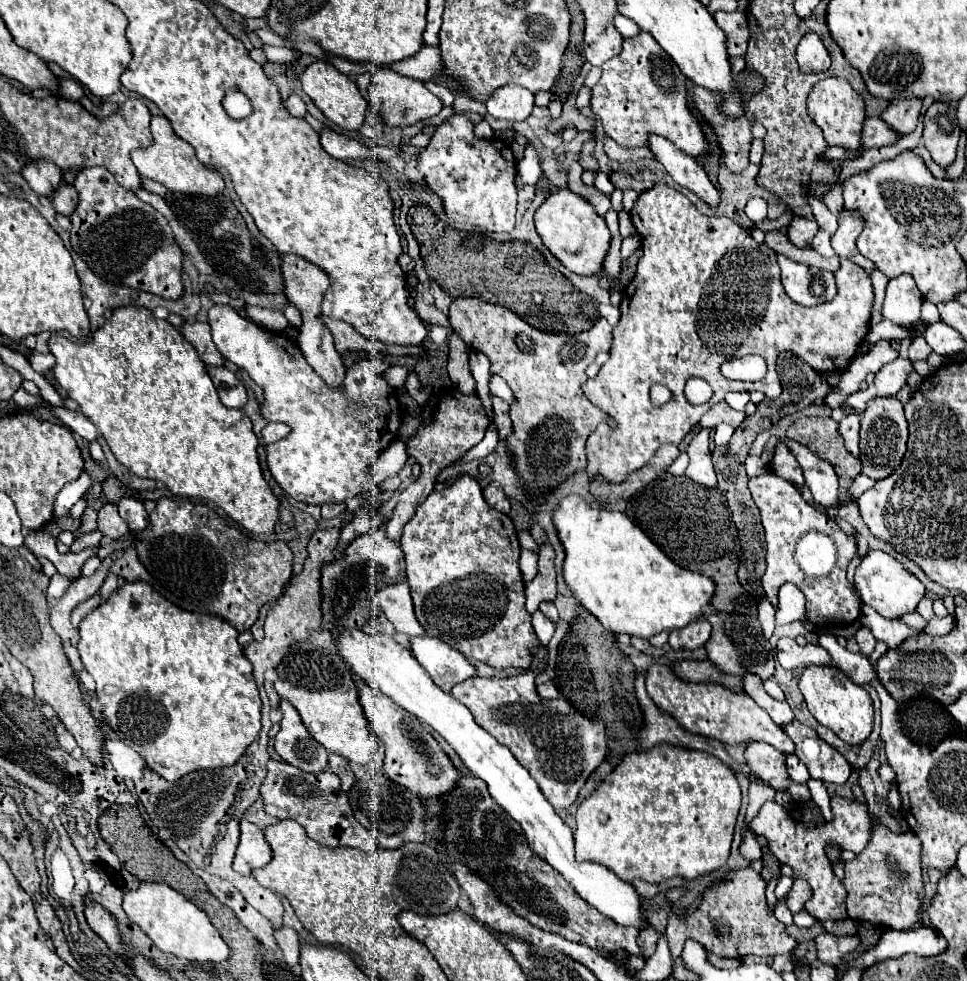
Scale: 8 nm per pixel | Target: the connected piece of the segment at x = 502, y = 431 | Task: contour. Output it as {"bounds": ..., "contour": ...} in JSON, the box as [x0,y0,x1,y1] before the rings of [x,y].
{"bounds":[492,396,512,440],"contour":[[[492,396],[492,410],[494,410],[494,426],[498,430],[500,440],[506,440],[508,434],[512,434],[512,420],[508,414],[508,404],[504,400],[500,400],[498,396]]]}

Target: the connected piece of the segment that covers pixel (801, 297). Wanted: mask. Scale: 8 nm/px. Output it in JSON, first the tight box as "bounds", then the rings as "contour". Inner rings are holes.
{"bounds":[778,256,836,306],"contour":[[[778,256],[778,264],[782,270],[782,286],[786,294],[802,306],[818,306],[828,300],[828,294],[836,294],[834,274],[830,272],[814,272],[814,268],[792,262],[786,256]],[[816,282],[824,282],[824,292],[814,292]]]}

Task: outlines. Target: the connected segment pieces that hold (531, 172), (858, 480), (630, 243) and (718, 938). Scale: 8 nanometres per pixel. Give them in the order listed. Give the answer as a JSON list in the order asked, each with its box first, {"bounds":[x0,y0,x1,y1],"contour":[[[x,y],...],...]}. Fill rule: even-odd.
[{"bounds":[516,142,542,184],"contour":[[[526,142],[524,146],[524,158],[518,162],[516,170],[522,174],[522,182],[524,184],[536,184],[542,170],[540,170],[540,164],[538,164],[538,154],[536,154],[536,148]]]},{"bounds":[848,474,874,500],"contour":[[[864,474],[856,476],[856,478],[850,482],[850,486],[848,486],[848,496],[850,496],[850,500],[856,500],[862,492],[866,492],[866,490],[872,488],[872,486],[874,486],[874,480],[872,480],[872,478],[868,478],[868,476],[864,476]]]},{"bounds":[620,236,640,260],"contour":[[[636,236],[636,238],[624,238],[622,240],[622,248],[620,248],[620,256],[622,256],[622,260],[626,260],[636,248],[640,246],[640,236]]]},{"bounds":[666,868,798,960],"contour":[[[754,868],[736,870],[736,872],[730,872],[728,880],[704,892],[704,900],[696,912],[688,916],[670,916],[666,934],[668,934],[672,960],[680,956],[684,942],[688,938],[700,942],[706,950],[724,958],[740,958],[744,954],[756,954],[756,956],[794,954],[794,950],[798,948],[798,942],[786,932],[784,924],[776,920],[764,896],[764,890],[766,890],[766,880]],[[724,904],[726,904],[726,914],[724,910],[720,910],[720,906]]]}]

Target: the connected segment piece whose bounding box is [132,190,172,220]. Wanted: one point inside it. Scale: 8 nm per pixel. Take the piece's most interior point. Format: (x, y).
(158, 202)

